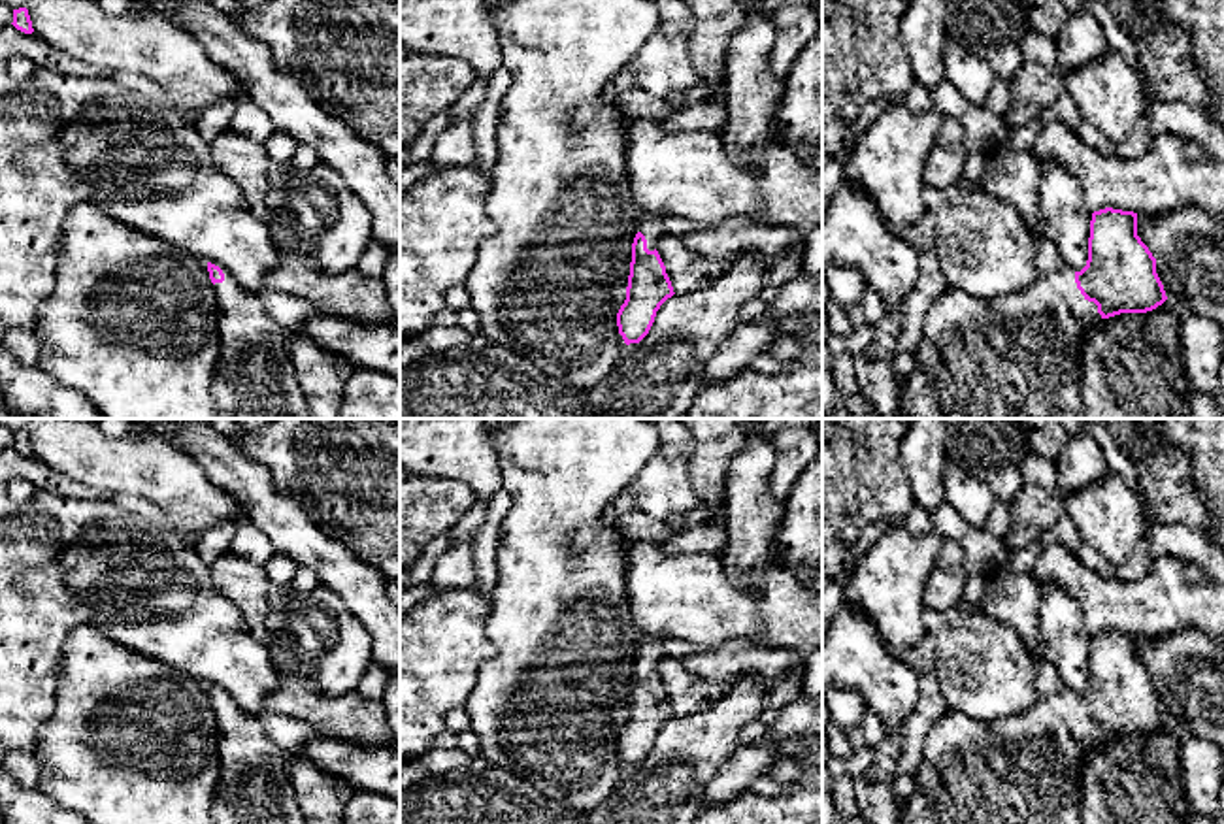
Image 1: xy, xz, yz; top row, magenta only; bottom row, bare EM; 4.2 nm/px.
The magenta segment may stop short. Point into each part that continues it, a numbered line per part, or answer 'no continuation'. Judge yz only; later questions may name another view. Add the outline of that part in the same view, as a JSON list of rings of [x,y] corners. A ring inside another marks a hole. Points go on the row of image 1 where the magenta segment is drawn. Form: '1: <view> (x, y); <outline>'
1: yz (1011, 357); [[[1067,268],[990,300],[947,287],[926,311],[913,354],[928,373],[943,419],[1083,419],[1081,345],[1101,321]]]

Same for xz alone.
1: xz (651, 227); [[[643,213],[643,221],[637,226],[637,232],[645,236],[649,251],[654,251],[658,241],[668,234],[662,226],[664,217],[666,215],[660,213]]]

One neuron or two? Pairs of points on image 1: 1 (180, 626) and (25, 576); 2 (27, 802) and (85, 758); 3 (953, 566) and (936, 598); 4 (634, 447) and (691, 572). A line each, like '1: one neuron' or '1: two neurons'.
1: one neuron
2: two neurons
3: one neuron
4: two neurons

